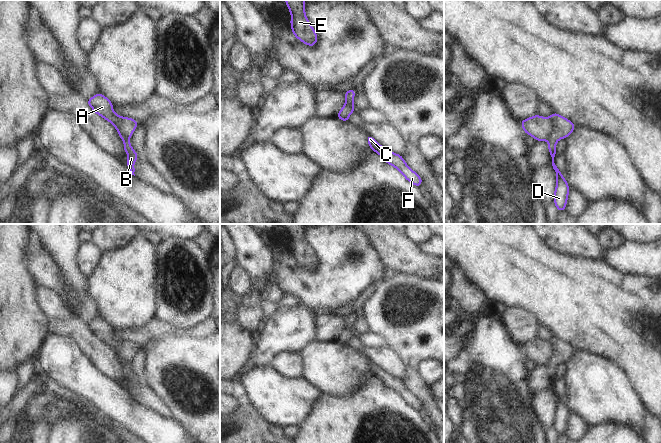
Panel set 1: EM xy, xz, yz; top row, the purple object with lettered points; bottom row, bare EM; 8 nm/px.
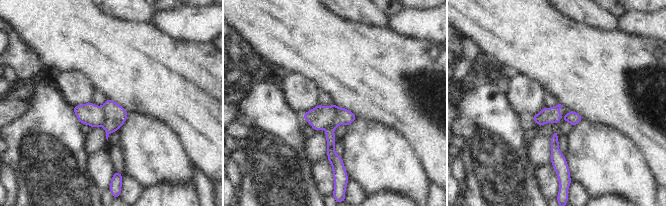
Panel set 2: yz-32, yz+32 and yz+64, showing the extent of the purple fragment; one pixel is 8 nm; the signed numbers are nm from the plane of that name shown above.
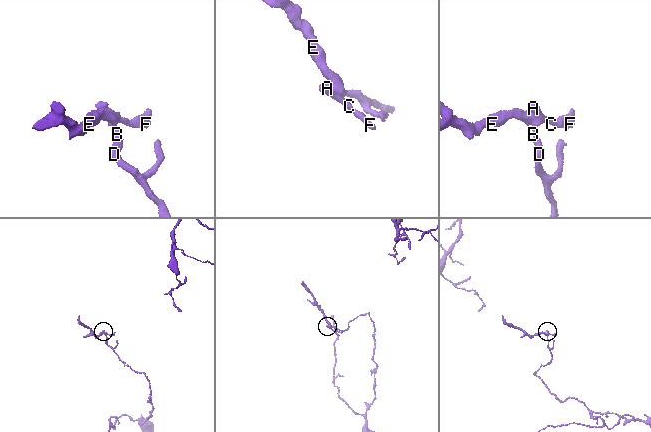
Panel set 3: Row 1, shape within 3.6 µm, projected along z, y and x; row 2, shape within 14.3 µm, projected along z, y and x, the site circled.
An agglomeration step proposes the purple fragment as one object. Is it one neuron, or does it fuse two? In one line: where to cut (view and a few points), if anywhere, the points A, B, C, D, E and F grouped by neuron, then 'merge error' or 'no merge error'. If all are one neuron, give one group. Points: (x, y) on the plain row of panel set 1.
cut yz (550, 341), (552, 356), (547, 364); groups A B C D F / E; merge error

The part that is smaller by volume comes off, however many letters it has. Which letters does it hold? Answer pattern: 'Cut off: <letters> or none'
Cut off: E

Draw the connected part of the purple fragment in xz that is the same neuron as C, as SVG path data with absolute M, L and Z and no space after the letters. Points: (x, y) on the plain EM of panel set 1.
M369 358L367 359L366 363L370 373L379 378L385 387L390 388L396 392L411 408L418 412L420 411L423 403L407 389L402 379L396 378L383 371Z

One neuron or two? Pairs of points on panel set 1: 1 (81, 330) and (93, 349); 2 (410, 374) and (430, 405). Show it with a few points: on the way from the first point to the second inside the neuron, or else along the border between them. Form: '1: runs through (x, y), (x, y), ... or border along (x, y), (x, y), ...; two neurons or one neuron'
1: runs through (81, 335), (89, 344); one neuron
2: runs through (414, 382), (426, 397); one neuron

